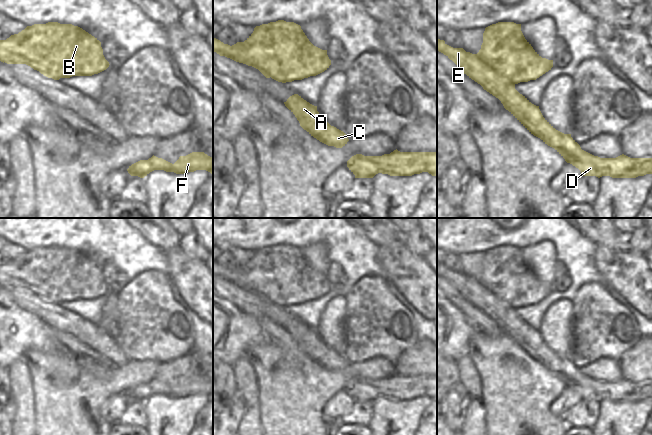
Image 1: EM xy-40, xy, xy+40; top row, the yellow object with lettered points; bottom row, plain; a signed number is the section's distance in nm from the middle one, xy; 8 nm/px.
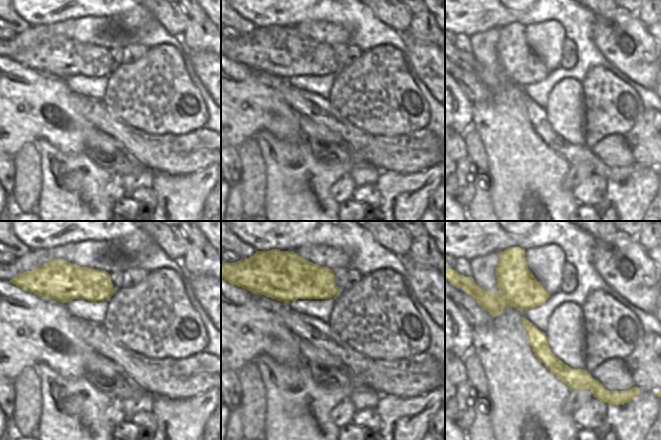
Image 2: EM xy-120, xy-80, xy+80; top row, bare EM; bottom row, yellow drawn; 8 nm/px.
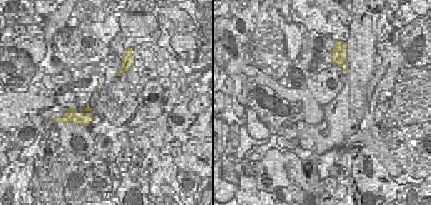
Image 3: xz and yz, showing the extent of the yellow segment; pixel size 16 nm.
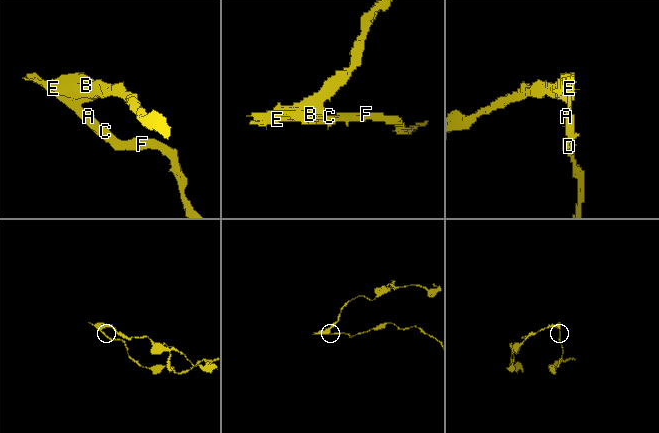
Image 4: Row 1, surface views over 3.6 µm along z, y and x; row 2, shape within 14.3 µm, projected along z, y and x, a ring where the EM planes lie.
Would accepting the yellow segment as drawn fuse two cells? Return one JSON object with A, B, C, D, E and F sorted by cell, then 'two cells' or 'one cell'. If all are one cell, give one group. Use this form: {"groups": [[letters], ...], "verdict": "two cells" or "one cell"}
{"groups": [["A", "C", "D", "E", "F"], ["B"]], "verdict": "two cells"}

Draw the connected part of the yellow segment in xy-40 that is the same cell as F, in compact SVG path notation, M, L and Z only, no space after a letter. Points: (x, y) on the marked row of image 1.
M192 152L186 156L180 156L179 159L172 164L153 155L148 160L140 160L127 169L131 176L138 176L140 178L144 178L154 170L164 170L176 174L206 170L212 174L213 158L204 152Z

